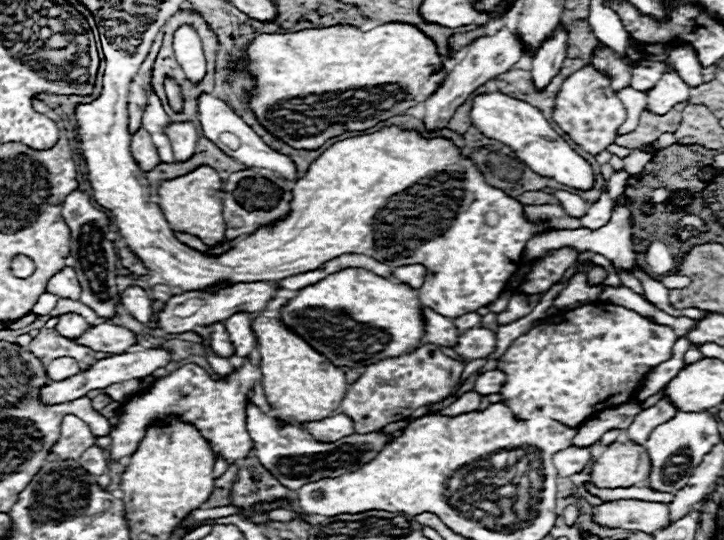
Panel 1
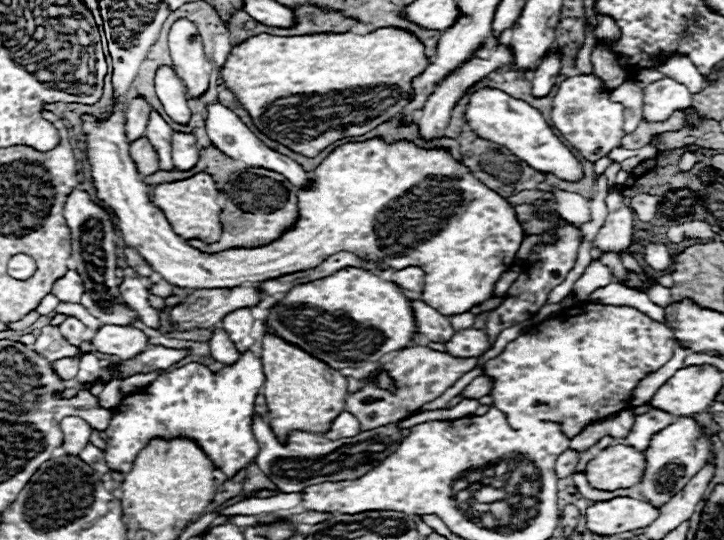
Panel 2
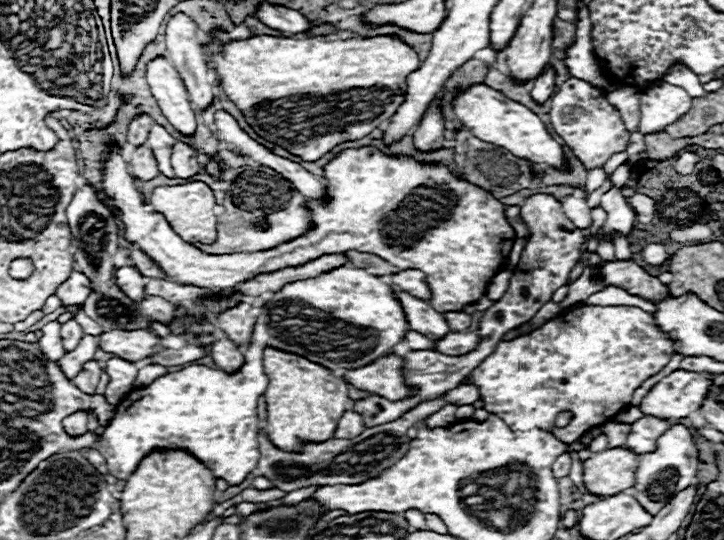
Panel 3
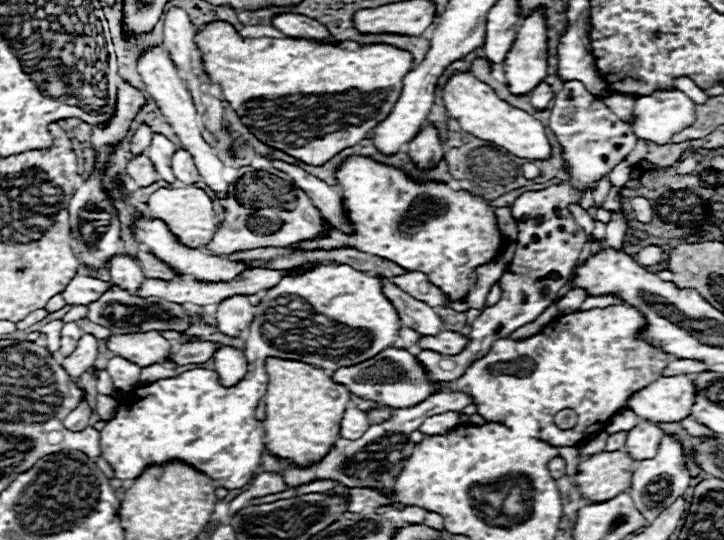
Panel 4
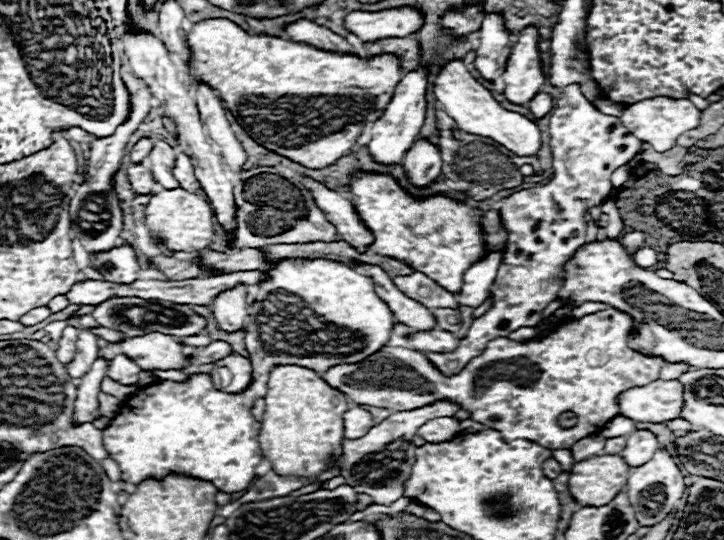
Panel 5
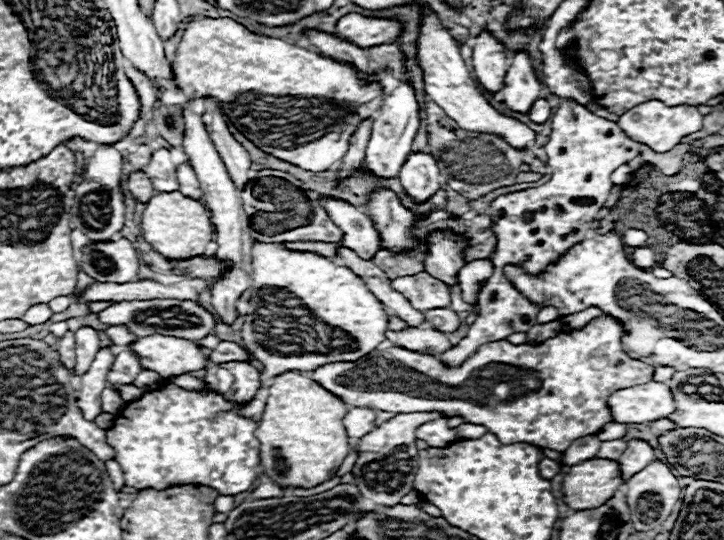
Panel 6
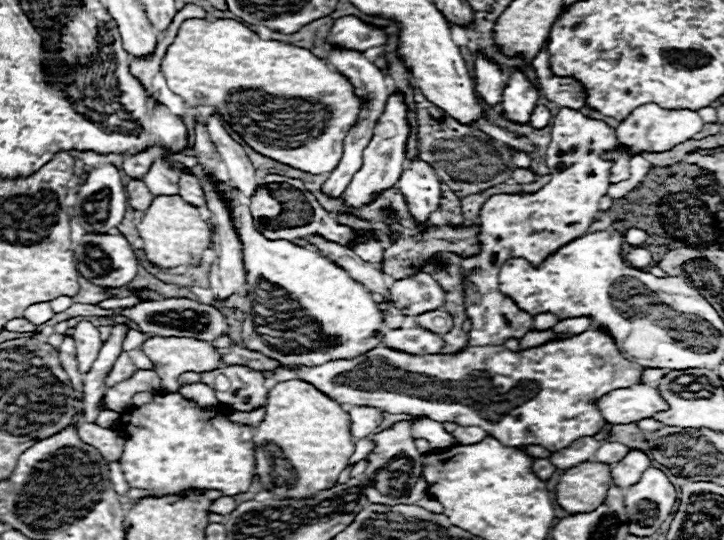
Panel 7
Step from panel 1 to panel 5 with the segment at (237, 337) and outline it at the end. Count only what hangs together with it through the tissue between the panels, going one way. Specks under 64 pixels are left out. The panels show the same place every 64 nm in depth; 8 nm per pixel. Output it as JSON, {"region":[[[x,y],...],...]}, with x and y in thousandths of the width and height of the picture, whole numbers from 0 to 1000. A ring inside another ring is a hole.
{"region":[[[331,526],[320,537],[304,541],[301,552],[293,559],[301,604],[312,615],[326,615],[329,607],[334,607],[340,596],[337,589],[343,585],[337,567],[340,567],[340,530]]]}

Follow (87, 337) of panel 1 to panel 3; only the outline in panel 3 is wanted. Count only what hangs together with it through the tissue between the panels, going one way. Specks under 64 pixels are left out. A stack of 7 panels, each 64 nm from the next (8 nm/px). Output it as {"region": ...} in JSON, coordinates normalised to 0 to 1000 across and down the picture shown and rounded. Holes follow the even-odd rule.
{"region":[[[149,611],[138,622],[138,644],[177,670],[196,670],[213,659],[221,622],[210,611]]]}

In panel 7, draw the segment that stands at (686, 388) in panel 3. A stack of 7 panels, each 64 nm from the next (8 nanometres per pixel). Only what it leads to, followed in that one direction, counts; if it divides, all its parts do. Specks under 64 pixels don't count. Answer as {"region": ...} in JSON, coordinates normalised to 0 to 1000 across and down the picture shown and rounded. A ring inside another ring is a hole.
{"region":[[[867,715],[840,726],[826,737],[826,759],[840,785],[873,785],[890,774],[901,774],[906,763],[920,759],[923,748],[909,733],[901,715]]]}

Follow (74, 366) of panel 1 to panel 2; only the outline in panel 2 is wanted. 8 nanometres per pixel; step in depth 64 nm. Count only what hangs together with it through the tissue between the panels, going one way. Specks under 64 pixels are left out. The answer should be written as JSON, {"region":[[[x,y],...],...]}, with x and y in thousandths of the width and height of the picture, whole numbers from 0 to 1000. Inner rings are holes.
{"region":[[[94,659],[94,663],[83,663],[77,670],[72,670],[75,685],[80,689],[80,696],[86,696],[86,704],[99,704],[108,693],[108,678],[110,678],[110,663],[108,659]]]}

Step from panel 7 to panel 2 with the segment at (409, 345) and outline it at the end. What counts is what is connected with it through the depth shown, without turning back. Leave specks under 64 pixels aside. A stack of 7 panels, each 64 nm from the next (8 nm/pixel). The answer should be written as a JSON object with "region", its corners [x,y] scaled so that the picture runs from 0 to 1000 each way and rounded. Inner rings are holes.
{"region":[[[655,607],[630,615],[613,641],[616,641],[616,652],[630,659],[630,663],[663,659],[677,644],[671,615],[669,611],[655,611]]]}

